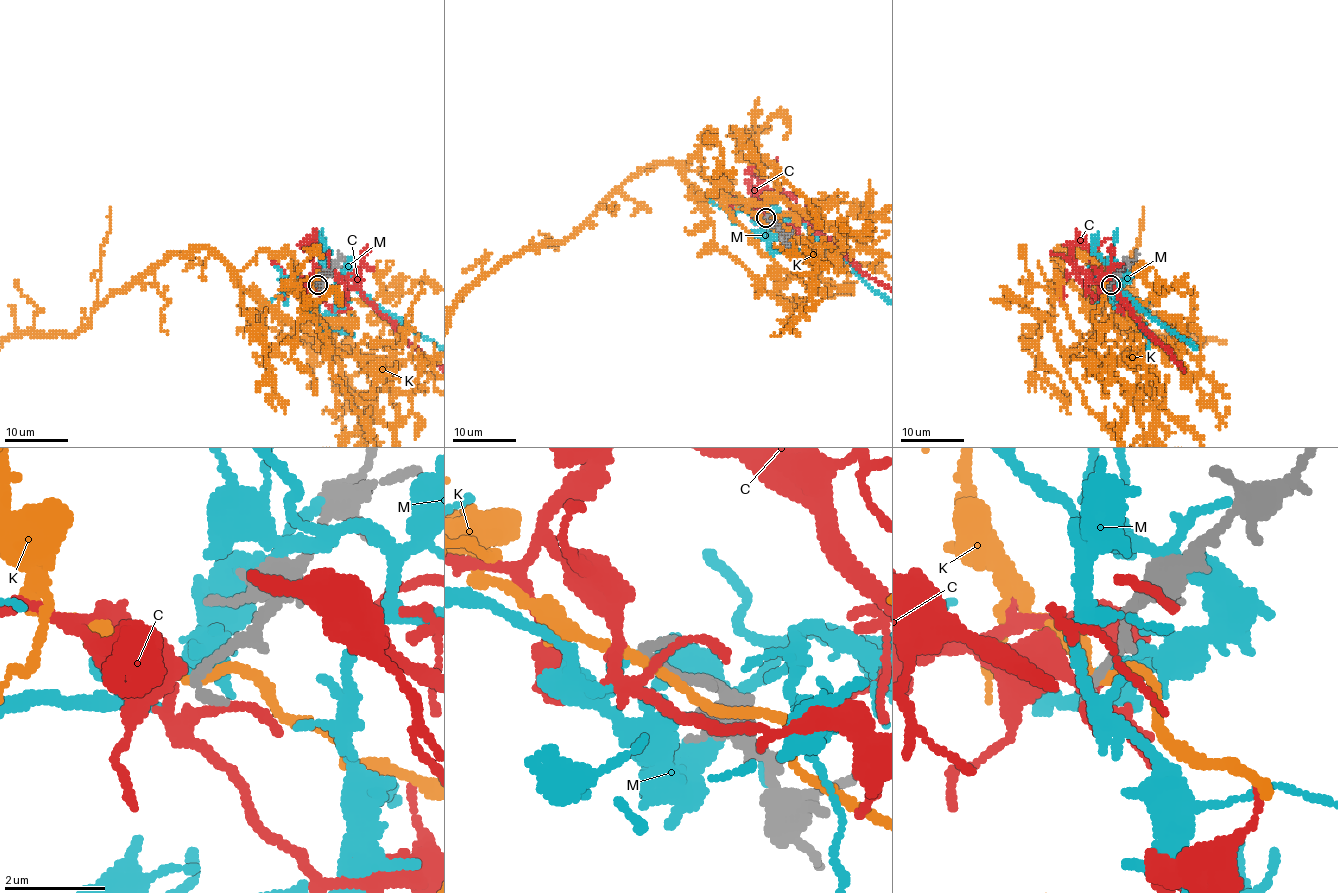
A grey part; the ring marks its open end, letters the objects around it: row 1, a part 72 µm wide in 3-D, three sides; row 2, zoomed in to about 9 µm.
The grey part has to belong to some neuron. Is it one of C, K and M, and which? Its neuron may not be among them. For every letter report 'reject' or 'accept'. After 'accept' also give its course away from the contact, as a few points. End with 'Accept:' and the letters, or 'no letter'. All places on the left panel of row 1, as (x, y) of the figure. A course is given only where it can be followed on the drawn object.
C: reject
K: reject
M: reject
Accept: no letter

